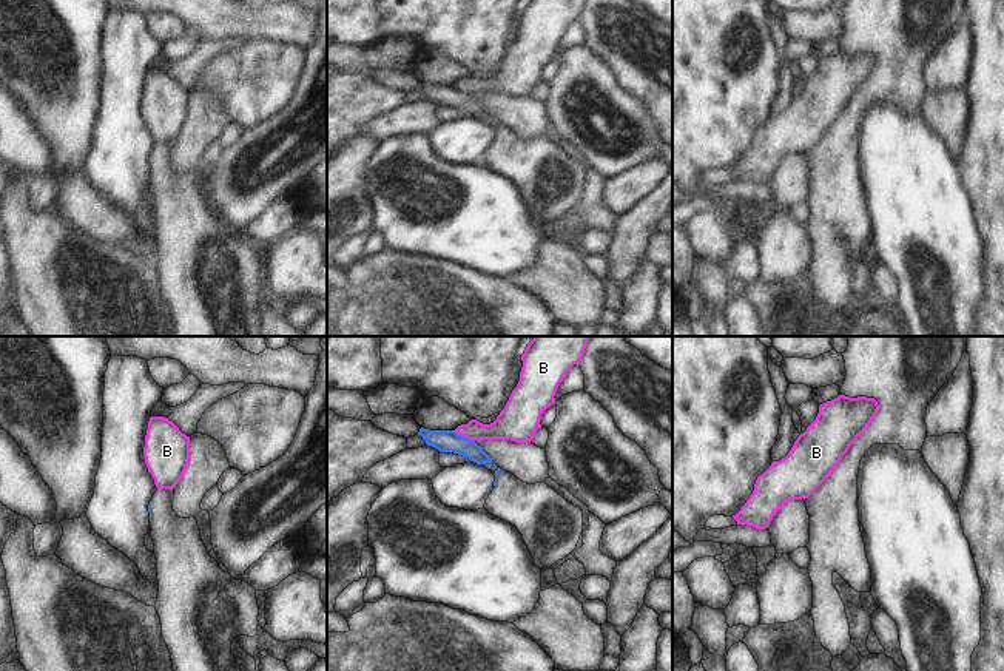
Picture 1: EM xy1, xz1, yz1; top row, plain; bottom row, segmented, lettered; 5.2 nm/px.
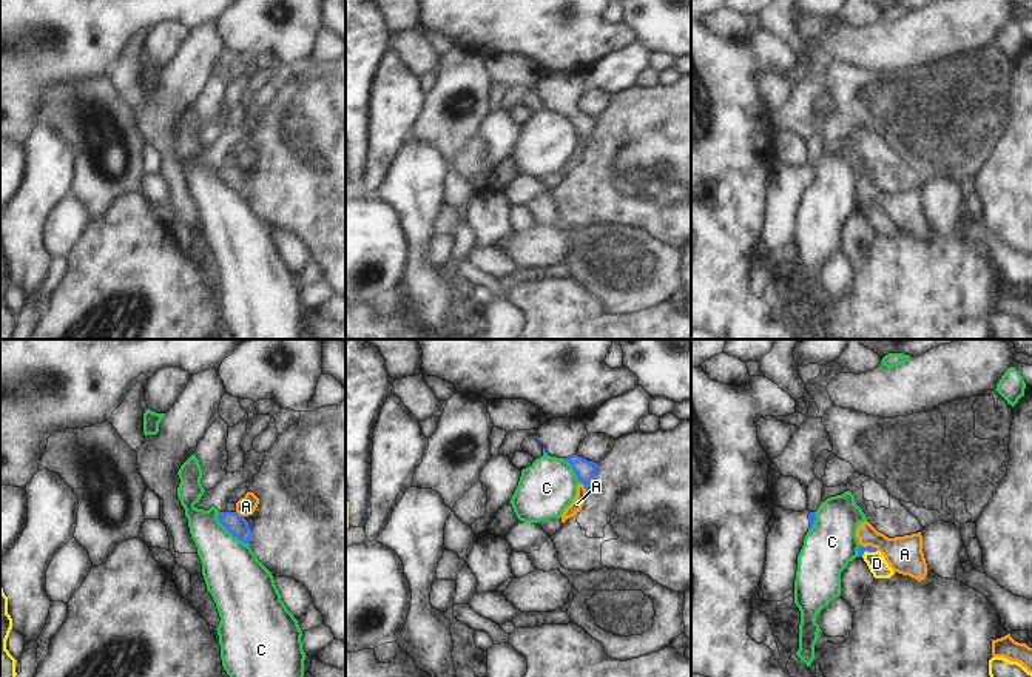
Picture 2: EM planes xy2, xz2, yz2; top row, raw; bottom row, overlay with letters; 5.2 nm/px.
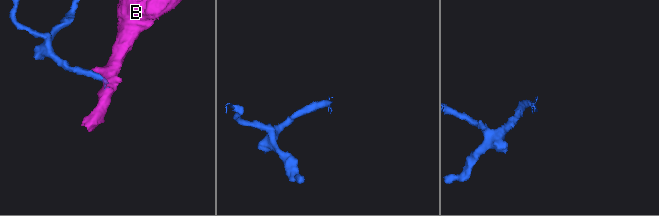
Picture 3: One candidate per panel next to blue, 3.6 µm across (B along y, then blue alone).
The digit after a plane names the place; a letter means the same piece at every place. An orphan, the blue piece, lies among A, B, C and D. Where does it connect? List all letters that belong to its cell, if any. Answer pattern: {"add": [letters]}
{"add": []}

